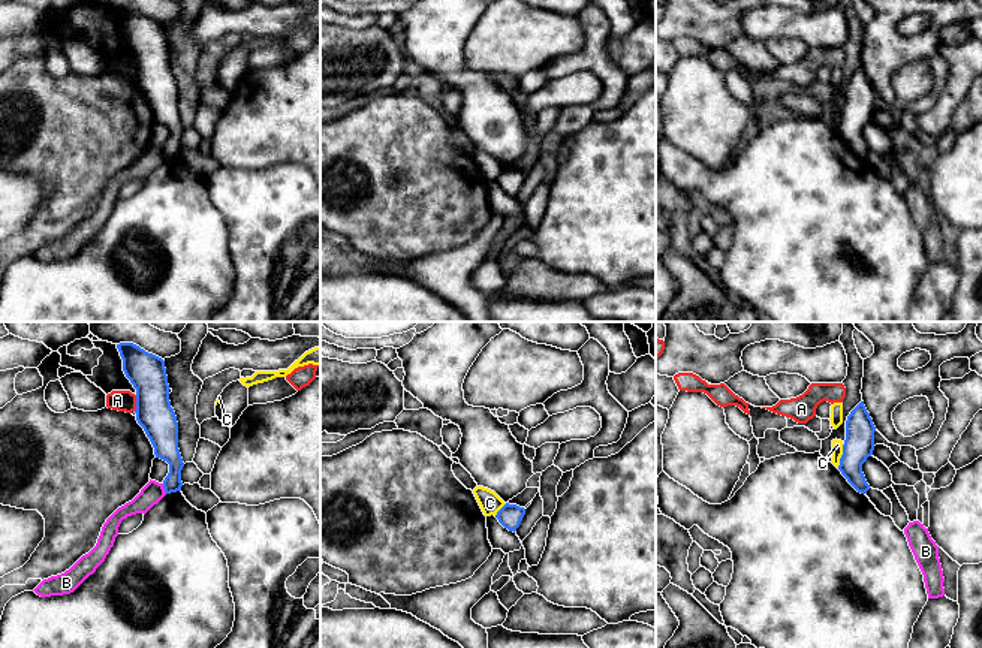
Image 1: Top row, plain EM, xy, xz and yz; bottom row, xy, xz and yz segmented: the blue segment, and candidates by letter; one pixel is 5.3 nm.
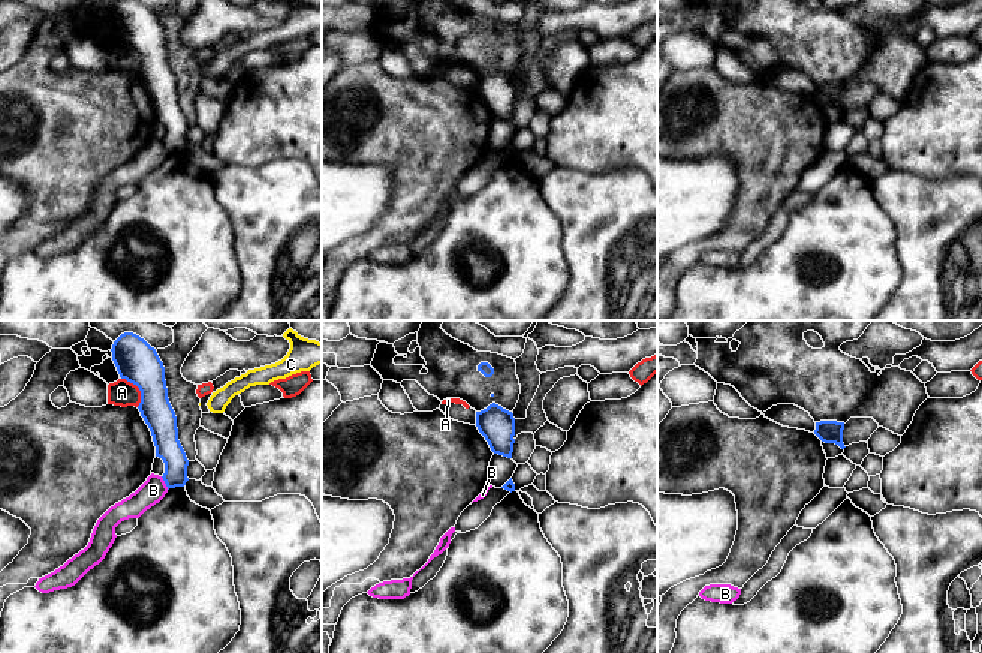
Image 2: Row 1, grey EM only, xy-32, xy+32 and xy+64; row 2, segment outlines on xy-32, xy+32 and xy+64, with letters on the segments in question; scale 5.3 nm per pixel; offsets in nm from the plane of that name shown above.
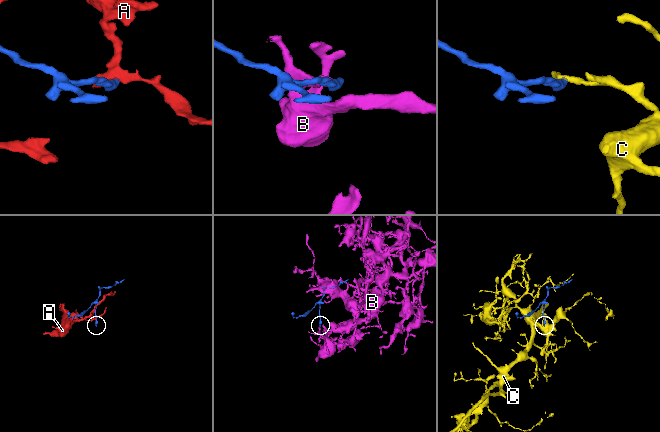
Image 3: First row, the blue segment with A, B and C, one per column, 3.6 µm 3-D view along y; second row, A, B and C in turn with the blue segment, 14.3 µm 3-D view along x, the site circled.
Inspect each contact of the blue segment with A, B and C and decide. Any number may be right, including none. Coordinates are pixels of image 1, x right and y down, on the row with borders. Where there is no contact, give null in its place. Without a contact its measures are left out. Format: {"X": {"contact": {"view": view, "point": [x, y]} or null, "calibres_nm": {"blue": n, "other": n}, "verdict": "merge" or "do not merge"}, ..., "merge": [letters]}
{"A": {"contact": {"view": "xy", "point": [136, 403]}, "calibres_nm": {"blue": 200, "other": 110}, "verdict": "do not merge"}, "B": {"contact": {"view": "xy", "point": [163, 487]}, "calibres_nm": {"blue": 140, "other": 110}, "verdict": "do not merge"}, "C": {"contact": {"view": "yz", "point": [842, 457]}, "calibres_nm": {"blue": 160, "other": 60}, "verdict": "do not merge"}, "merge": []}

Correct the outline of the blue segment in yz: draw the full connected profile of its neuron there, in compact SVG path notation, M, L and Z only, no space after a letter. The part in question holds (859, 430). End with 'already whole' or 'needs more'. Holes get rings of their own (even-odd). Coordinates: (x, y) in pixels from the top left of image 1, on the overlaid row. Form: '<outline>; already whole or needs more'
M861 401L847 416L846 440L838 470L847 482L861 494L867 494L870 485L862 473L862 464L874 450L876 427L864 401Z; already whole

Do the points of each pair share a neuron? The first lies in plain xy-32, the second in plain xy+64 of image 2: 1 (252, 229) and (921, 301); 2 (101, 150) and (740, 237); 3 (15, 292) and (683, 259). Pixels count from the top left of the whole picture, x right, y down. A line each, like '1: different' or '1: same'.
1: same
2: same
3: different

